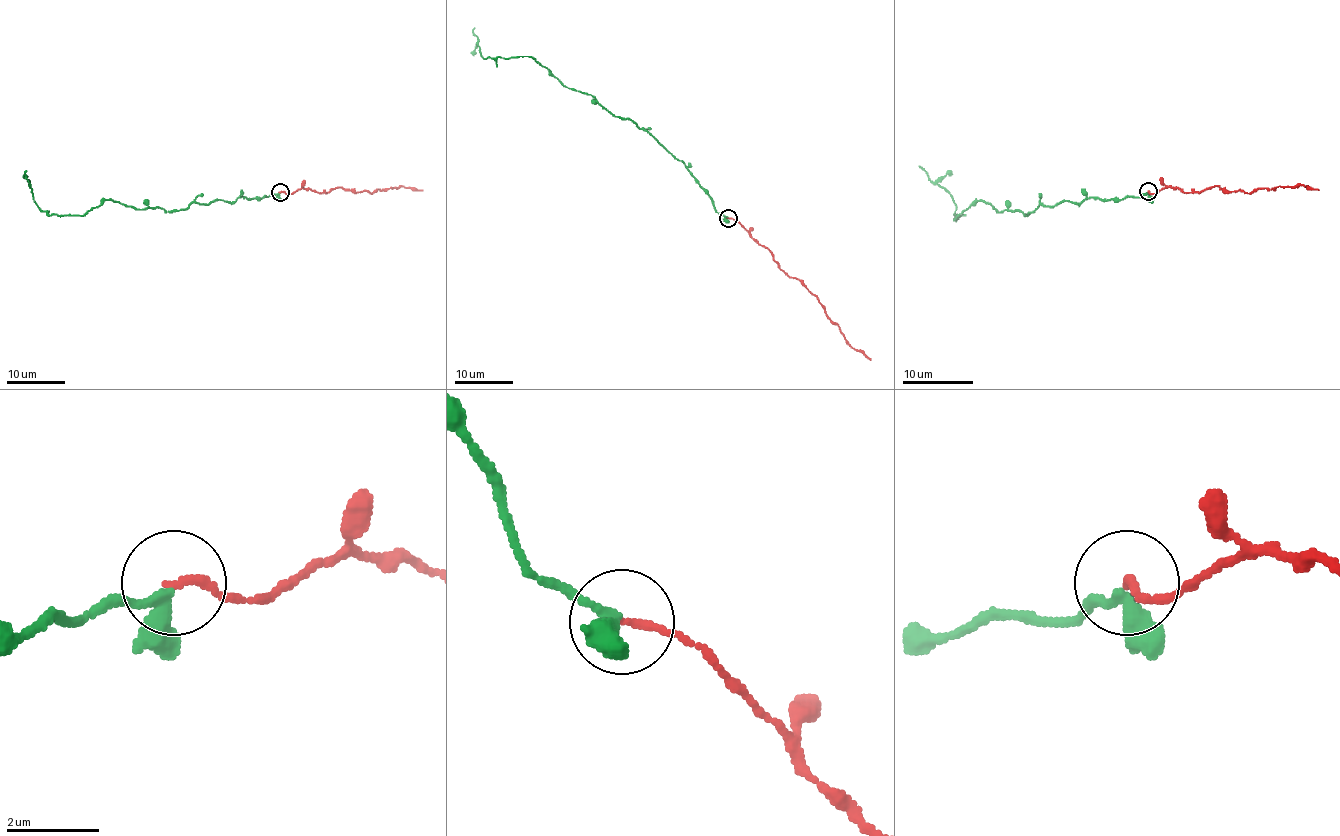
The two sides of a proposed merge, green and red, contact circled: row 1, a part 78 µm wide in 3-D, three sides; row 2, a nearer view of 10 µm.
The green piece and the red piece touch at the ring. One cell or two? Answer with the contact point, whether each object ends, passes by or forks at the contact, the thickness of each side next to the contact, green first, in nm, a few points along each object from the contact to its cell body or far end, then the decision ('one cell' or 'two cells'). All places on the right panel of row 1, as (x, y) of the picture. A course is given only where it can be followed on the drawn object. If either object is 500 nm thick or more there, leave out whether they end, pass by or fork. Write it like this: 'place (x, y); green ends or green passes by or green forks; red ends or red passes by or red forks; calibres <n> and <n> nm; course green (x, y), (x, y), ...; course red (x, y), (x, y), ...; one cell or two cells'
place (1148, 191); green passes by; red ends; calibres 260 and 180 nm; course green (1148, 193), (1060, 201), (1024, 214), (999, 212), (975, 201), (953, 219), (952, 196), (918, 166); course red (1148, 191), (1173, 187), (1199, 193), (1214, 186), (1244, 193), (1279, 186), (1307, 186), (1318, 189); one cell

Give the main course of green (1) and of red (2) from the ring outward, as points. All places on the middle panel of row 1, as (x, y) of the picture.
1: (727, 218), (652, 136), (613, 115), (591, 95), (564, 86), (530, 56), (480, 55), (475, 27)
2: (727, 218), (736, 220), (785, 273), (817, 298), (844, 339), (870, 359)

